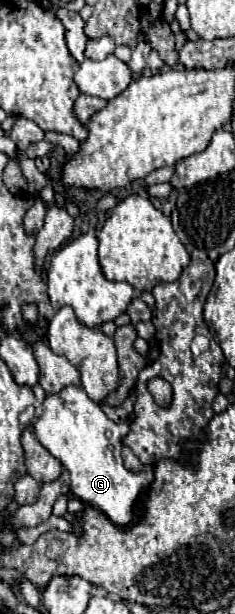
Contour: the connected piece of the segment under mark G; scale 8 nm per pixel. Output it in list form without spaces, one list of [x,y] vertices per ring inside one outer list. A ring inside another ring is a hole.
[[[73,385],[55,395],[47,395],[43,401],[43,415],[35,423],[39,443],[71,473],[73,497],[107,515],[117,527],[131,525],[133,505],[139,493],[153,481],[153,467],[145,467],[139,473],[131,473],[123,467],[121,439],[127,431],[129,425],[126,422],[117,425],[107,419],[101,407],[91,401],[81,387]]]

